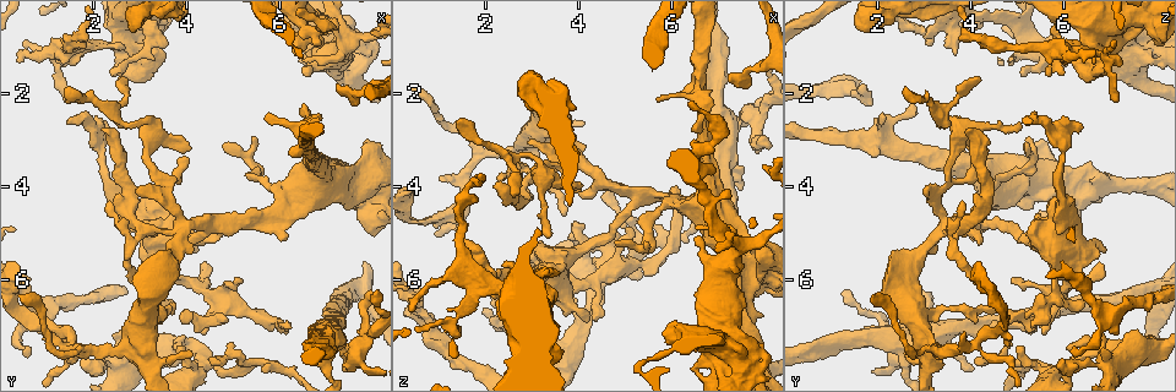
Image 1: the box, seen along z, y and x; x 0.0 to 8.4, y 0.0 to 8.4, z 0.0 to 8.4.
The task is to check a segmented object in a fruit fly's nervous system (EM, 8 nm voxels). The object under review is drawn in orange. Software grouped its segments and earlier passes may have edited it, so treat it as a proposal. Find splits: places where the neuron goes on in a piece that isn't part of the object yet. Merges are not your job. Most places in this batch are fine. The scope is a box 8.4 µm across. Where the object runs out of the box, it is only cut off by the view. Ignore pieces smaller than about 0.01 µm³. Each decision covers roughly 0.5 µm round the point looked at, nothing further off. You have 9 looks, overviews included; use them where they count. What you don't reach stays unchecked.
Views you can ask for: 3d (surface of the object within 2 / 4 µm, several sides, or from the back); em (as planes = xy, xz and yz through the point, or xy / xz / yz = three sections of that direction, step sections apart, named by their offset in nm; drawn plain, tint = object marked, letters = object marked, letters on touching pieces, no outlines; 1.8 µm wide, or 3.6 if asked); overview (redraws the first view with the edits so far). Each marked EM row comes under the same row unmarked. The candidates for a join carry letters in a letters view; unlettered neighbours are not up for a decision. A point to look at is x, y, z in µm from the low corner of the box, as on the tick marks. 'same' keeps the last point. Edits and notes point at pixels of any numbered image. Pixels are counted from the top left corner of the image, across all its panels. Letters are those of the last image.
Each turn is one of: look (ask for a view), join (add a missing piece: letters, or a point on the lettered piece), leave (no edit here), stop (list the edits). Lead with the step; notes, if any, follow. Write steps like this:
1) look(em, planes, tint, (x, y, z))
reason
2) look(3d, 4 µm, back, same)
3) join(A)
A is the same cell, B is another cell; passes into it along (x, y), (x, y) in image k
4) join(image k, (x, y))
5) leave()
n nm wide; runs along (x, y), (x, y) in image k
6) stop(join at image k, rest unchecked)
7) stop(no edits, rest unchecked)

look(em, planes, letters, (0.95, 7.20, 7.15))

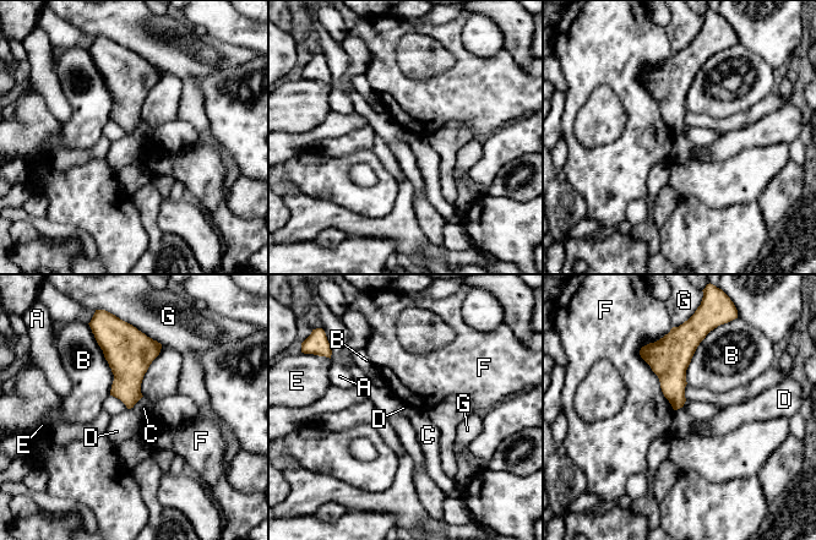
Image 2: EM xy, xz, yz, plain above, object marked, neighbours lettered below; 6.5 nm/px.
leave()
150 nm wide; A, B, C, D, E, F and G are other cells; border along (681, 407), (674, 410) in image 2; none of them fits

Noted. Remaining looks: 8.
look(em, planes, letters, (7.80, 3.15, 5.35))
stops while still wide

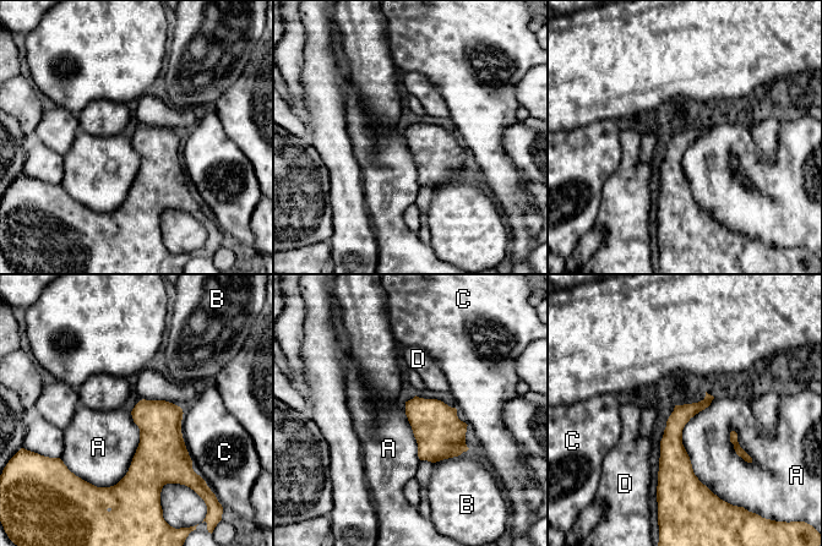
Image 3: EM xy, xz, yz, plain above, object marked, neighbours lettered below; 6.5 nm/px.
leave()
A touches over 600 nm; A, B, C and D are other cells; none of them fits

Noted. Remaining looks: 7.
look(3d, 4 µm, (7.20, 1.05, 7.90))
closes a loop

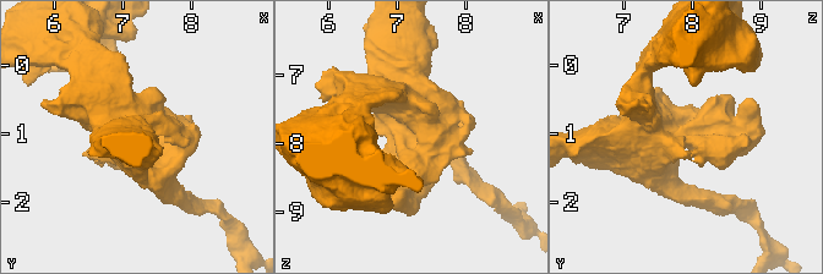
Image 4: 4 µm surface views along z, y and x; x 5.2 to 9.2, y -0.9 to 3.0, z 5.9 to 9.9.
look(em, 3.6 µm, xy, step 16, letters, (7.20, 1.05, 7.85))

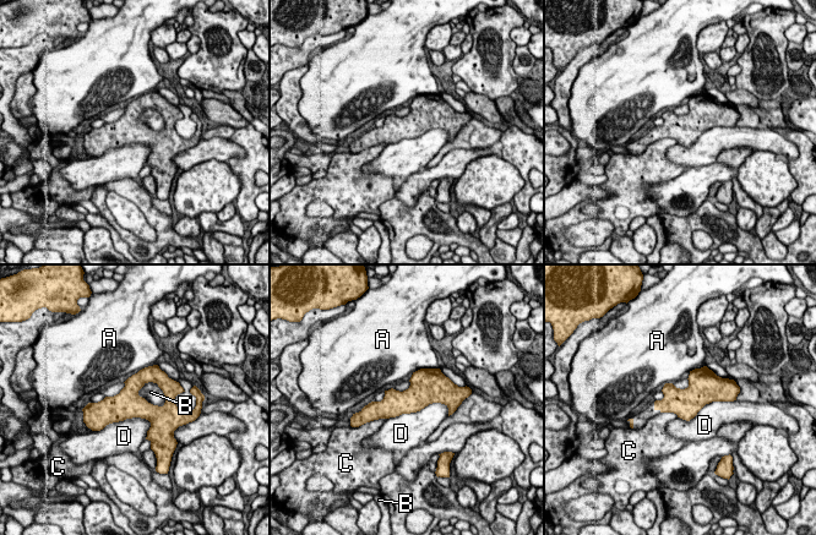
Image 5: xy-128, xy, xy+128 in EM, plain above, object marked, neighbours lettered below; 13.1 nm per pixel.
leave()
A, B, C and D are other cells; border along (449, 408), (429, 403), (387, 419) in image 5; no lettered piece goes on from it

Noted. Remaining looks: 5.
look(3d, 4 µm, (1.85, 0.95, 6.05))
sharp bend

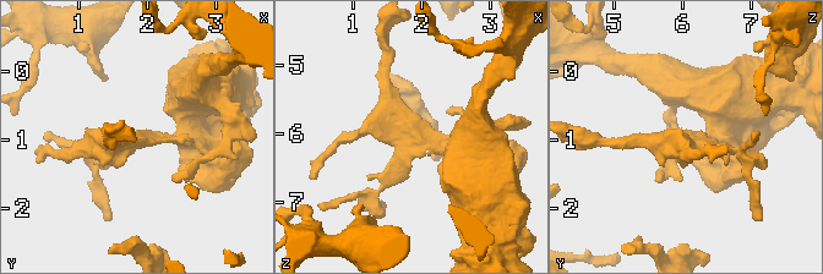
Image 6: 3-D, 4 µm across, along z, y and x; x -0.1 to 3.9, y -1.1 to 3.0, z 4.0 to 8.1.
look(em, 3.6 µm, planes, letters, (1.85, 0.95, 6.05))
now the EM

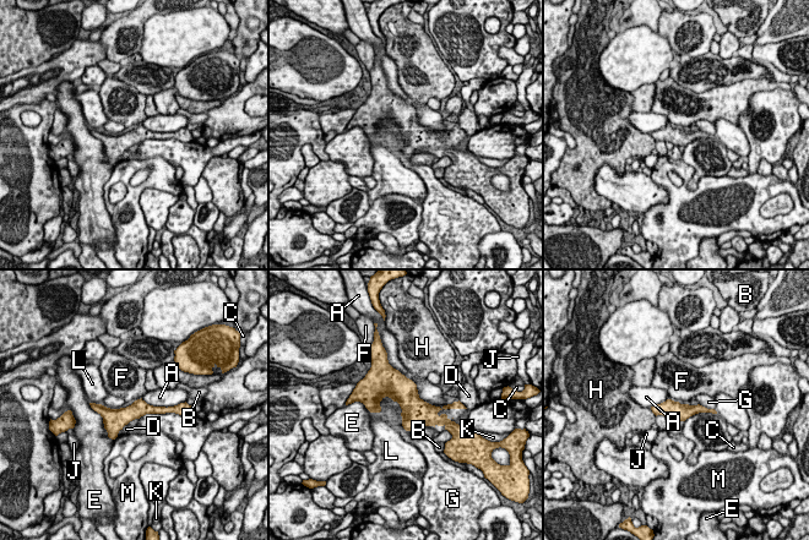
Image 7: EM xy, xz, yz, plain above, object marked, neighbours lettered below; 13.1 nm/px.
leave()
220 nm wide; A, B, C, D, E, F, G, H, J, K, L and M are other cells; runs along (370, 405), (400, 392), (440, 414) in image 7; no lettered piece goes on from it

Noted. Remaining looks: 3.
stop(no edits, rest unchecked)

